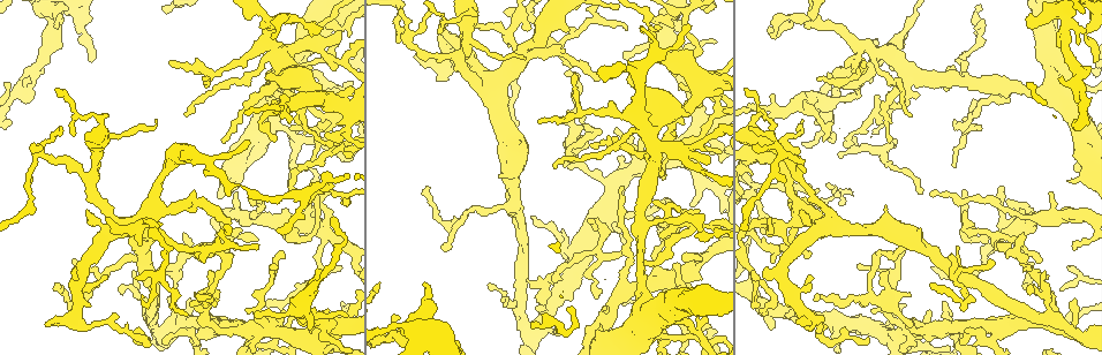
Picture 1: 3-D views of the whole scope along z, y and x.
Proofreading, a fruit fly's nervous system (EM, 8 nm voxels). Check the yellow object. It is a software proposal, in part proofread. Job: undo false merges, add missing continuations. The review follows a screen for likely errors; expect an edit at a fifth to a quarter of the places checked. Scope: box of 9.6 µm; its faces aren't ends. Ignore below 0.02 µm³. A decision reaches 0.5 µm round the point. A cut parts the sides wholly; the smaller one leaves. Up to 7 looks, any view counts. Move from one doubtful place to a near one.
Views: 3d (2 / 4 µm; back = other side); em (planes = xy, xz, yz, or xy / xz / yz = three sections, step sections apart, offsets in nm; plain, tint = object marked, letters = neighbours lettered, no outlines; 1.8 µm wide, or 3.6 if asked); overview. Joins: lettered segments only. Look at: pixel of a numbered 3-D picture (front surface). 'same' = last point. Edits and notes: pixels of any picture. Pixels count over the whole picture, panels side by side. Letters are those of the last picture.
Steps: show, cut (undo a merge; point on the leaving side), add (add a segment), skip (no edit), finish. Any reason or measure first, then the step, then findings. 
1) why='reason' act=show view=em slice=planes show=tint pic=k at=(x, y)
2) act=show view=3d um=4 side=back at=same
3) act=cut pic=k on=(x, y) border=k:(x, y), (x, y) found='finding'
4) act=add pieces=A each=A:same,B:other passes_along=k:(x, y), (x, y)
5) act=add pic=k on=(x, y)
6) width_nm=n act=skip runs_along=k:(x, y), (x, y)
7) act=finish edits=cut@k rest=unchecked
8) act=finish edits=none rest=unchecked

why='calibre changes' act=show view=3d um=2 pic=1 at=(298, 316)

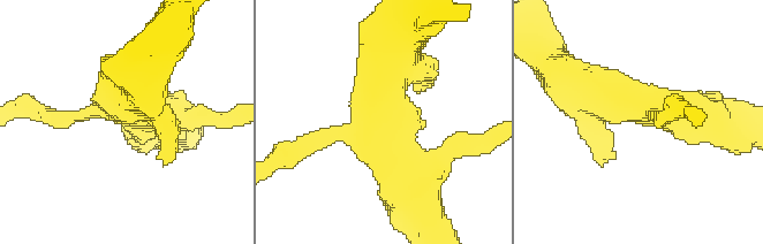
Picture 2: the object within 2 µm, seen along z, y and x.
why='shape alone is not enough' act=show view=em slice=planes show=plain pic=2 at=(397, 153)

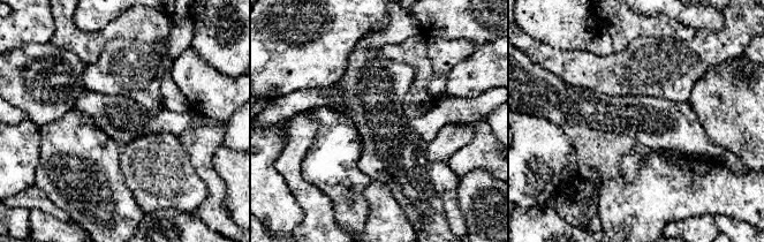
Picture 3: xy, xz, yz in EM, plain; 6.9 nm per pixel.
why='what lies round it' act=show view=em slice=planes show=letters at=same

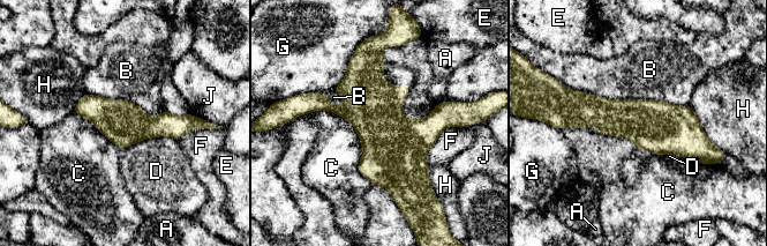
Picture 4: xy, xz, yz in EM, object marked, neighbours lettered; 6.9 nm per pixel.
act=skip each=A:other,B:other,C:other,D:other,E:other,F:other,G:other,H:other,J:other border=4:(566, 87), (609, 98), (689, 105) found='one neuron here'

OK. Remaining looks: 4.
why='branch stops here' act=show view=3d um=4 pic=1 at=(766, 313)

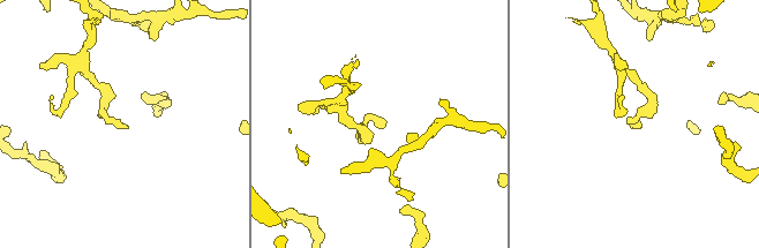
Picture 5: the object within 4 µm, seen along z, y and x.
why='need the tissue' act=show view=em slice=planes show=letters pic=5 at=(382, 127)

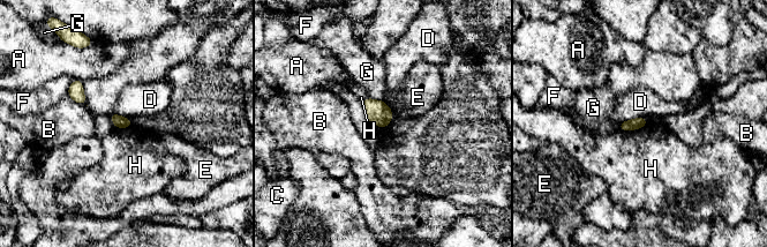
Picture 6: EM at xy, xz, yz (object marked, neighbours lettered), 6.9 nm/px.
width_nm=80 act=skip each=A:other,B:other,C:other,D:other,E:other,F:other,G:other,H:other border=6:(647, 124), (630, 131), (618, 128) found='none of them fits'

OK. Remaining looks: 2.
why='tapers out' act=show view=em slice=xy step=8 show=plain pic=1 at=(161, 342)

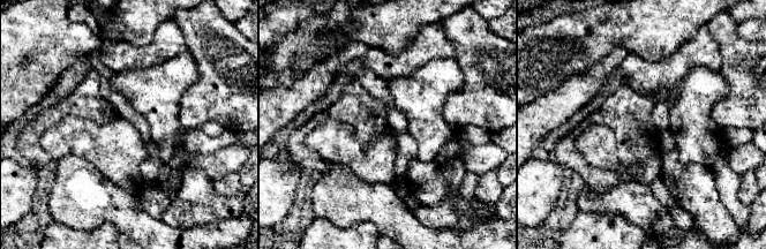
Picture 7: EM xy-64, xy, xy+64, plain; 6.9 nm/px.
act=show view=em slice=xy step=8 show=letters at=same

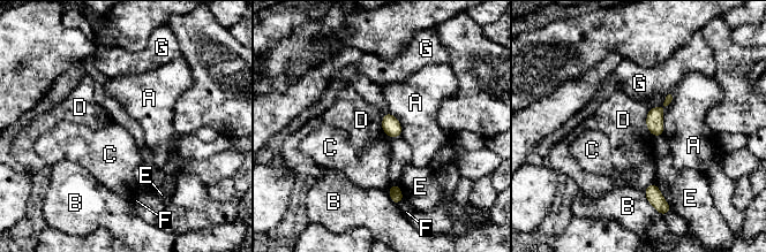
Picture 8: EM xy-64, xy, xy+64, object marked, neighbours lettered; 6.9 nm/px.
act=skip each=A:other,B:other,C:other,D:other,E:other,F:other,G:other border=8:(648, 108), (646, 126), (654, 136) found='no lettered segment goes on from it'

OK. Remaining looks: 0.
act=finish edits=none rest=unchecked

